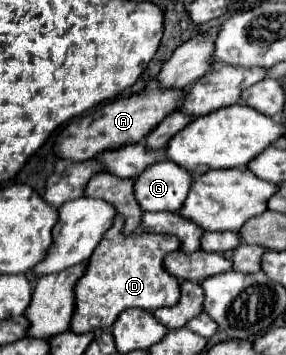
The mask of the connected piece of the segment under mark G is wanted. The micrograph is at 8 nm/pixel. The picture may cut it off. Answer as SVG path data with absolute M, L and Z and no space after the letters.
M165 160L143 170L135 182L135 196L141 208L147 212L177 212L181 210L191 184L193 174L189 170Z

